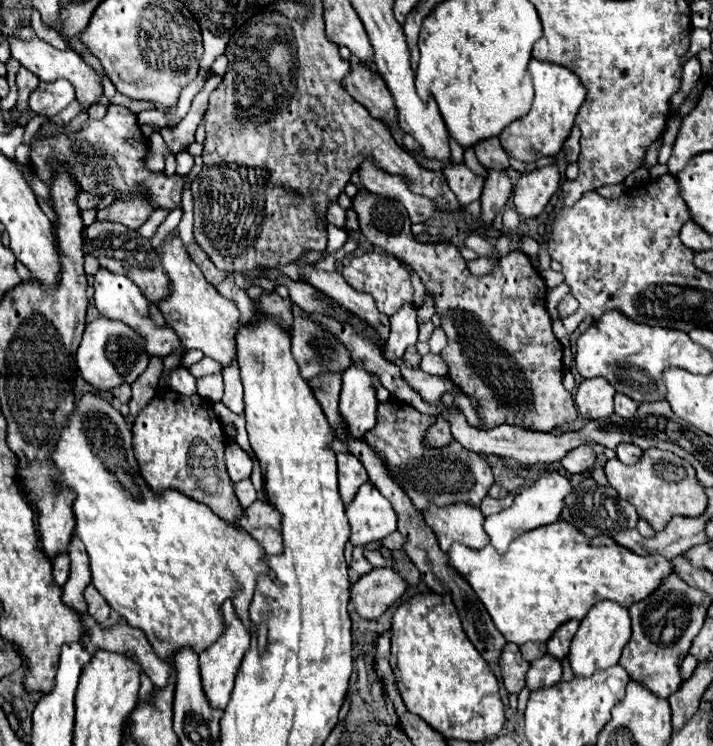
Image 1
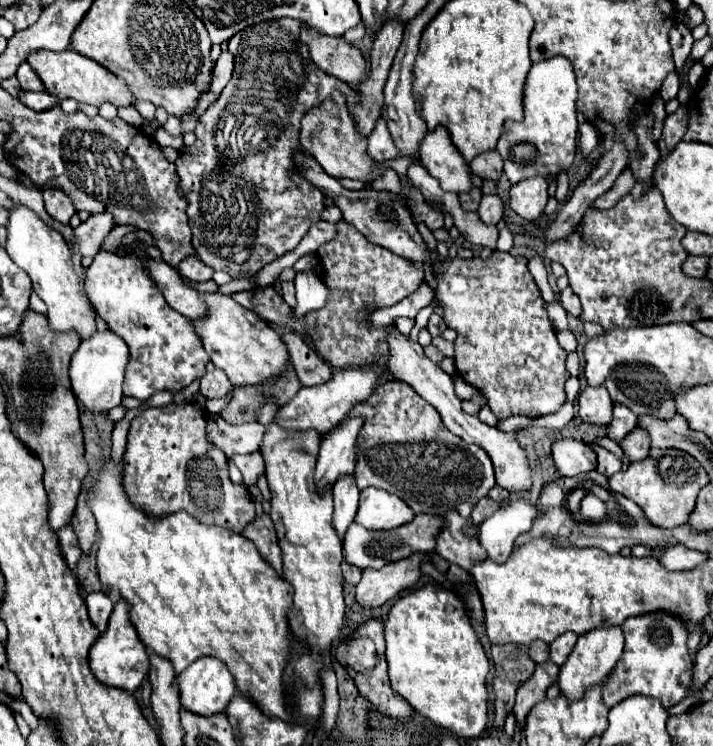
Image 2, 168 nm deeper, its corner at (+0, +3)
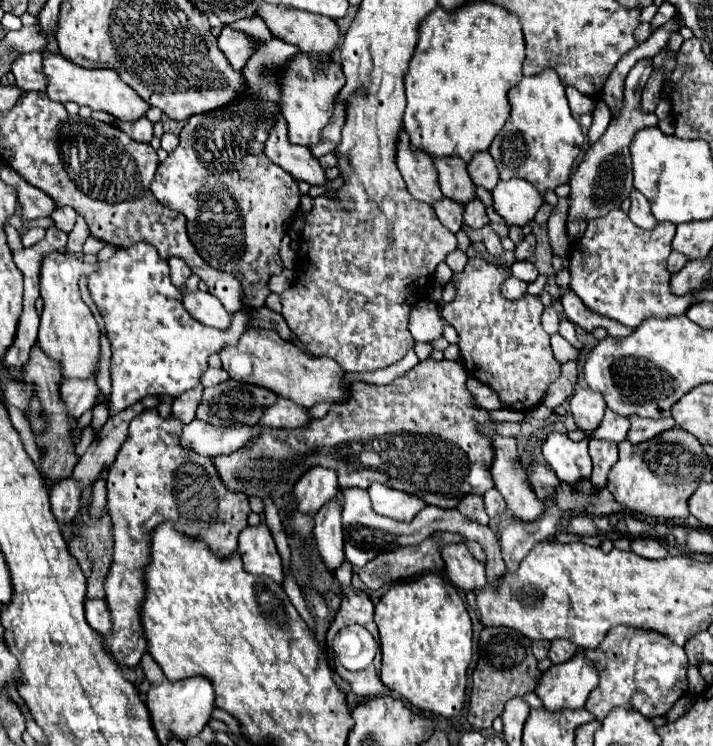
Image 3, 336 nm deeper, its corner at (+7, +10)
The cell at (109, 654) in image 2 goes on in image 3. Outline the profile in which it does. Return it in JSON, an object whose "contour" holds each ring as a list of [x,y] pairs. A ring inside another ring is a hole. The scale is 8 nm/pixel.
{"contour":[[[145,409],[137,417],[133,417],[129,425],[129,435],[125,443],[121,445],[115,463],[109,467],[107,475],[107,509],[113,521],[113,537],[115,537],[115,555],[111,571],[105,579],[105,601],[111,615],[111,633],[105,635],[105,645],[109,655],[121,665],[121,667],[137,667],[143,653],[147,651],[147,641],[141,629],[139,621],[139,607],[145,597],[145,583],[143,583],[143,567],[149,561],[149,533],[163,521],[171,521],[175,529],[183,533],[193,533],[193,537],[203,539],[215,555],[227,557],[237,549],[237,537],[241,529],[247,527],[247,513],[249,501],[245,493],[233,493],[225,489],[221,477],[217,477],[217,469],[213,465],[211,457],[193,453],[191,449],[185,449],[181,445],[181,429],[183,423],[169,415],[163,419],[157,409]]]}

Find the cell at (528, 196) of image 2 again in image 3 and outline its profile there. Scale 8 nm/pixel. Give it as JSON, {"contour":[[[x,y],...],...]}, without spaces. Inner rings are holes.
{"contour":[[[525,179],[499,181],[493,189],[493,207],[509,225],[527,225],[541,205],[543,197]]]}

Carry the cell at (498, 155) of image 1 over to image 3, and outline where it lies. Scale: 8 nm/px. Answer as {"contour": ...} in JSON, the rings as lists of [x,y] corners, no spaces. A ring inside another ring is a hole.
{"contour":[[[489,151],[475,153],[475,157],[467,165],[467,171],[469,171],[473,183],[479,187],[485,187],[487,191],[493,191],[495,185],[499,183],[497,165],[495,165],[493,157],[489,157]]]}

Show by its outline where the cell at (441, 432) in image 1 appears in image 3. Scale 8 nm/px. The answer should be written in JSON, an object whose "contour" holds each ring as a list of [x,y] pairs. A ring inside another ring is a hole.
{"contour":[[[469,377],[467,379],[467,389],[469,389],[477,407],[481,407],[481,409],[501,409],[503,407],[499,397],[487,385],[483,385],[479,379]]]}

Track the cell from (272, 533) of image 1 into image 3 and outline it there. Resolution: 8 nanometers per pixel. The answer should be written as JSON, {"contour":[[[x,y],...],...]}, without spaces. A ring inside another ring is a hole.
{"contour":[[[265,523],[249,525],[239,535],[239,553],[243,567],[253,575],[267,575],[273,581],[283,581],[281,557],[275,549],[275,541]]]}

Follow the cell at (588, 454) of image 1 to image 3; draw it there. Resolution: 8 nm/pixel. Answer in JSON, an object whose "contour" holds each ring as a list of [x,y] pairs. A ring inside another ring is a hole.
{"contour":[[[553,431],[543,443],[543,457],[559,481],[577,483],[581,477],[591,475],[591,455],[587,445],[589,439],[575,443],[565,433]]]}

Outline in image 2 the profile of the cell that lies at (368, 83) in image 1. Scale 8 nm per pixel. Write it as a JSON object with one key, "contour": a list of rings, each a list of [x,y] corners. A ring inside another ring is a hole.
{"contour":[[[304,28],[300,32],[302,44],[308,46],[312,62],[330,76],[344,80],[346,84],[360,84],[368,74],[368,64],[358,48],[348,44],[342,36],[326,36],[316,28]]]}

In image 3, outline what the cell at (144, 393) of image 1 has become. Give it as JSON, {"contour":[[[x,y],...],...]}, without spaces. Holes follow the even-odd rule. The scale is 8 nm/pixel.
{"contour":[[[99,477],[93,483],[93,505],[91,505],[91,515],[93,517],[101,517],[105,505],[107,505],[107,481],[103,477]]]}

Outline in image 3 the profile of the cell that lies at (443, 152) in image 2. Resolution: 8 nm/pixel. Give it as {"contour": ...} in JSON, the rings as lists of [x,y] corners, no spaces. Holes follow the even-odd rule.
{"contour":[[[457,155],[433,157],[433,165],[439,173],[439,185],[445,197],[467,203],[475,197],[475,185],[467,173],[467,163]]]}

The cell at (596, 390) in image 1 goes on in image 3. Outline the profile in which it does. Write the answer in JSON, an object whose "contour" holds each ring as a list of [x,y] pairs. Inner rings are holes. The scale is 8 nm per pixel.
{"contour":[[[579,387],[571,397],[571,413],[577,427],[589,435],[603,419],[605,399],[589,387]]]}

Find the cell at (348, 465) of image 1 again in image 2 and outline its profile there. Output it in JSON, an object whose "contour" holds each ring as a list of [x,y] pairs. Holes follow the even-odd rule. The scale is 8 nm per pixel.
{"contour":[[[350,476],[340,478],[332,488],[332,500],[334,500],[334,518],[332,526],[340,538],[344,538],[348,526],[352,524],[356,510],[358,510],[358,488],[356,482]]]}

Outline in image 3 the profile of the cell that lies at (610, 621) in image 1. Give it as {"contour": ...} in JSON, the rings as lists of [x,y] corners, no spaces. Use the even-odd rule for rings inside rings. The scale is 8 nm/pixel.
{"contour":[[[579,649],[569,661],[551,665],[543,673],[535,693],[549,711],[581,709],[597,685],[597,665],[587,659],[583,649]]]}

